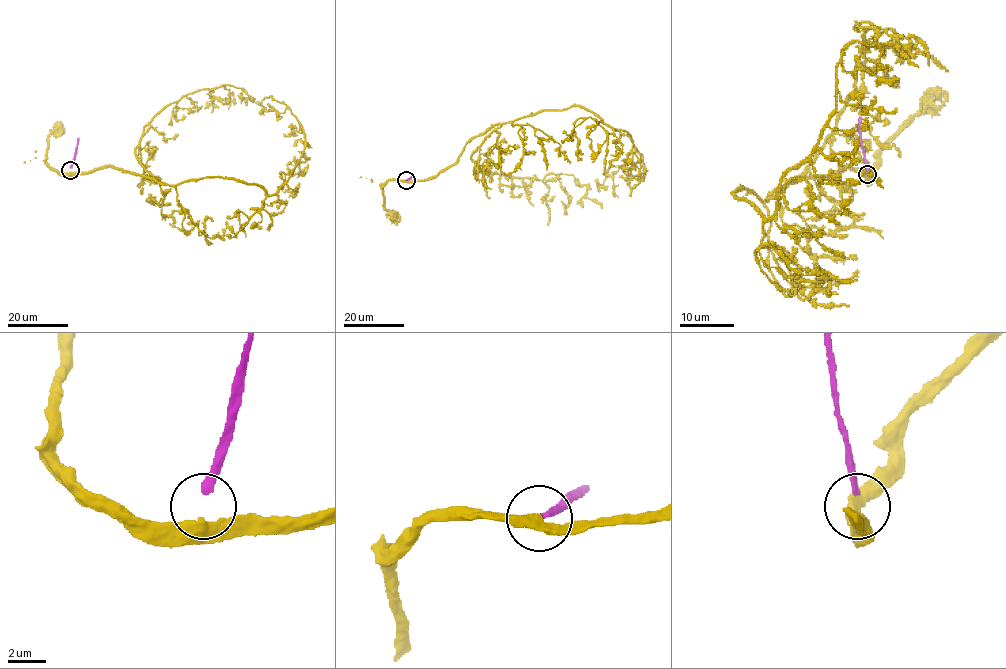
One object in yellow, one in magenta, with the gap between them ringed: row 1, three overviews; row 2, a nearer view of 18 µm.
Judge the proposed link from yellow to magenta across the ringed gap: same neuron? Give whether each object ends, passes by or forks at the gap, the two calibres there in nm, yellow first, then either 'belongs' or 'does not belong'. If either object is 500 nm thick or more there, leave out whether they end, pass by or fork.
calibres 650 and 360 nm; does not belong

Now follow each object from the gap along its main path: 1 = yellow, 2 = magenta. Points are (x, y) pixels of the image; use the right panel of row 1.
1: (868, 177), (735, 193), (775, 211), (835, 108), (846, 47), (874, 44), (885, 67)
2: (868, 170), (861, 149), (860, 116)

